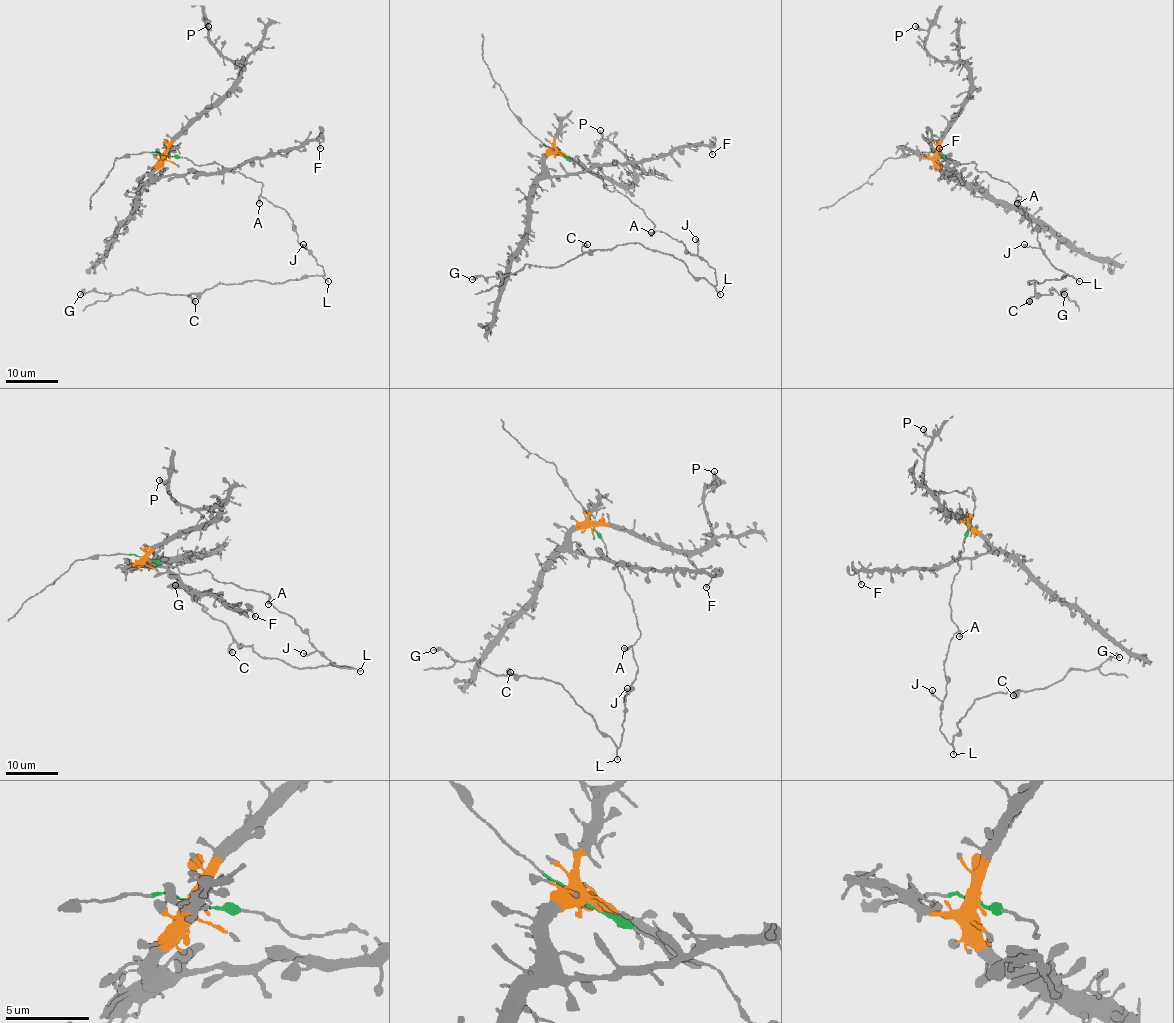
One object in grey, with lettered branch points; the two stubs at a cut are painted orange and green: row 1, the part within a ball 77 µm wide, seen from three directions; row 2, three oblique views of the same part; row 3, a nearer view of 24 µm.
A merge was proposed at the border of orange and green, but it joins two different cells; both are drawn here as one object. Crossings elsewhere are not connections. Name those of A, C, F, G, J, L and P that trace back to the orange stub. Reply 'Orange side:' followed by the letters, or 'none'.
Orange side: F, P

